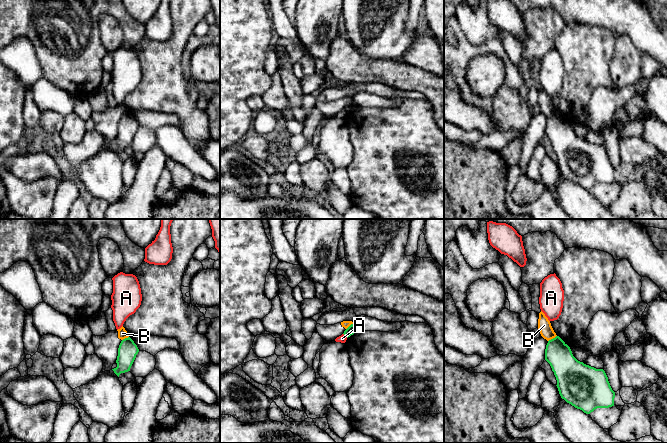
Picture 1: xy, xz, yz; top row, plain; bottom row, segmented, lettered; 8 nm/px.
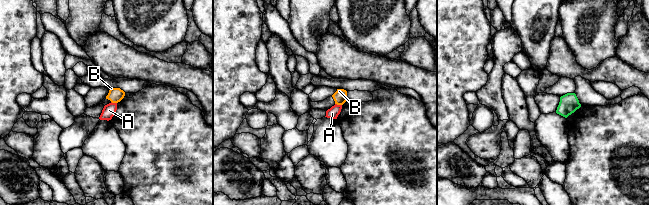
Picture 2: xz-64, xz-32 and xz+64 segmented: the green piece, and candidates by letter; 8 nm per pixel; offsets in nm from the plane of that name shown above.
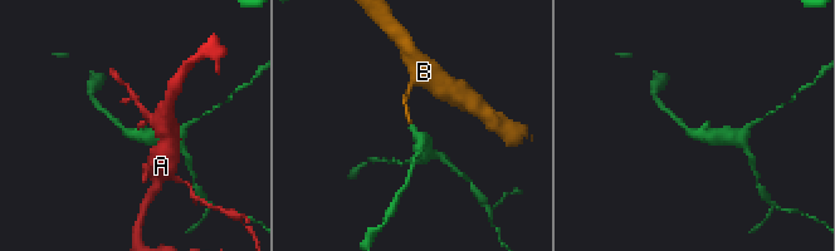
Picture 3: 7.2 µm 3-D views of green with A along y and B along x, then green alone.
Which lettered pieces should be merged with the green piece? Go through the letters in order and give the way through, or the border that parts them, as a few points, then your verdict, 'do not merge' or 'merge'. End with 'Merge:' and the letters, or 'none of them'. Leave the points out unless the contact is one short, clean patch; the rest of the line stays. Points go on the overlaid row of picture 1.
A: along xz (343, 333), (347, 337) | do not merge
B: along yz (556, 335), (548, 341) | do not merge
Merge: none of them

